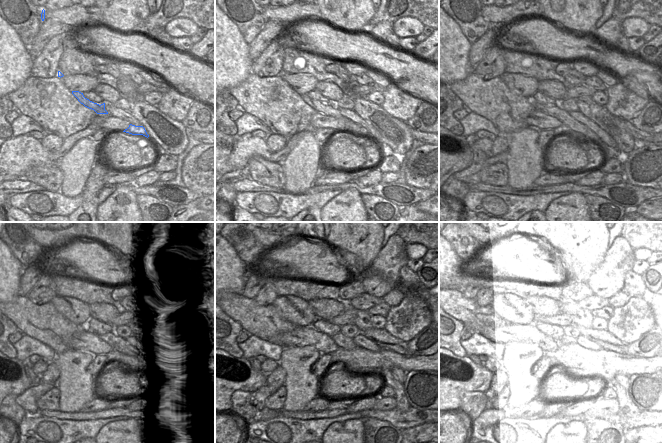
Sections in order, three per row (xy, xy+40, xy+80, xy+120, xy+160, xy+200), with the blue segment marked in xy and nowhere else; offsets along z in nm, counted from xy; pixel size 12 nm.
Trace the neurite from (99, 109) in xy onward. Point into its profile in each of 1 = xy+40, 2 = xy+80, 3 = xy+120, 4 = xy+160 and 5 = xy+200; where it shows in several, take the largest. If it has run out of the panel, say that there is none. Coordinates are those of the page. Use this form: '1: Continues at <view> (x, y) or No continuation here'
1: Continues at xy+40 (367, 132)
2: Continues at xy+80 (593, 131)
3: Continues at xy+120 (117, 343)
4: Continues at xy+160 (402, 403)
5: Continues at xy+200 (627, 409)

